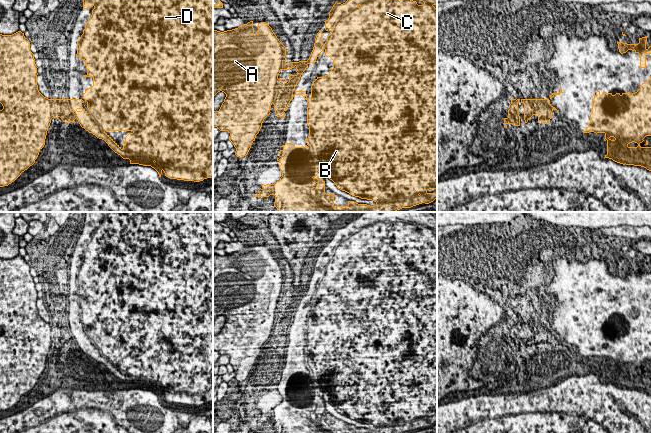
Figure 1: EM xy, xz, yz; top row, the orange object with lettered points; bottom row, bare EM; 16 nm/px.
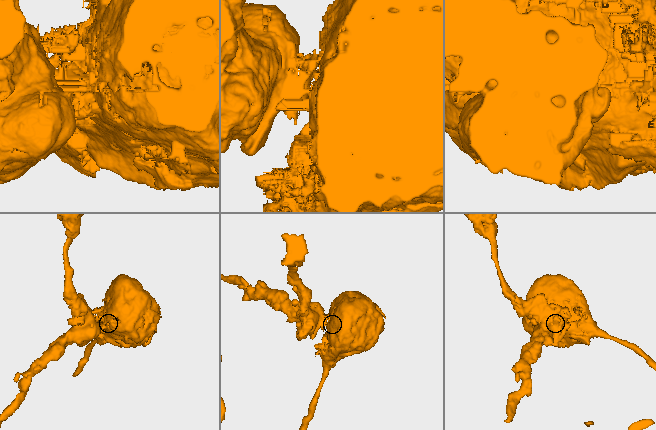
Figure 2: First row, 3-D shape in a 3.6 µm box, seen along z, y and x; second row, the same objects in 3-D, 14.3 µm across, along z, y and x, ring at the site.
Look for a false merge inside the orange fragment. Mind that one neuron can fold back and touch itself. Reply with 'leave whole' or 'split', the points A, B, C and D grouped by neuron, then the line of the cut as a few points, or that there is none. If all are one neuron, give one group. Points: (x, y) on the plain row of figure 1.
split; groups A / B C D; cut xz (285, 304), (277, 306), (272, 326)

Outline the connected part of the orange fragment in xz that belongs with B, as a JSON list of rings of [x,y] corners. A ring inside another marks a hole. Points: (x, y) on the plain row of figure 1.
[[[363,212],[358,218],[347,223],[343,228],[335,227],[329,236],[329,242],[325,246],[325,254],[333,255],[327,260],[327,265],[322,268],[322,254],[319,254],[315,262],[313,274],[308,289],[315,287],[324,274],[325,279],[333,284],[333,292],[328,299],[317,301],[311,310],[311,321],[307,323],[307,349],[309,360],[305,371],[296,371],[292,367],[285,367],[281,371],[277,385],[282,401],[274,408],[262,409],[258,419],[254,421],[275,420],[274,431],[277,433],[402,433],[425,427],[429,428],[437,423],[436,417],[428,417],[429,413],[437,412],[437,216],[432,212]],[[318,397],[332,404],[338,413],[361,423],[372,424],[375,430],[358,428],[348,425],[347,430],[335,430],[334,418],[325,417],[325,405],[318,403]]]

